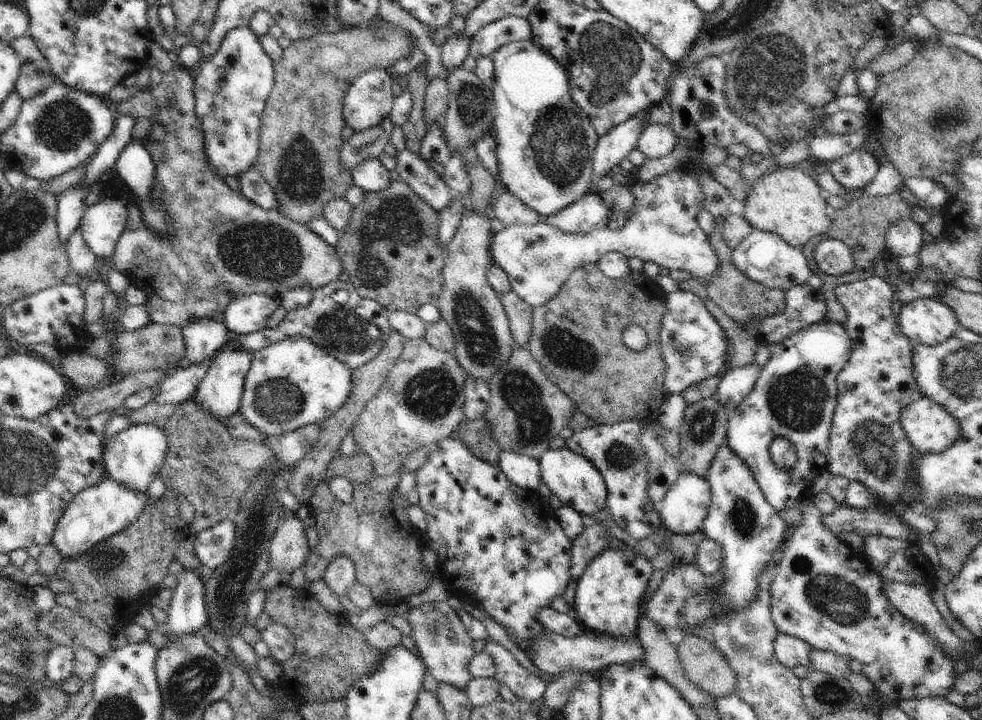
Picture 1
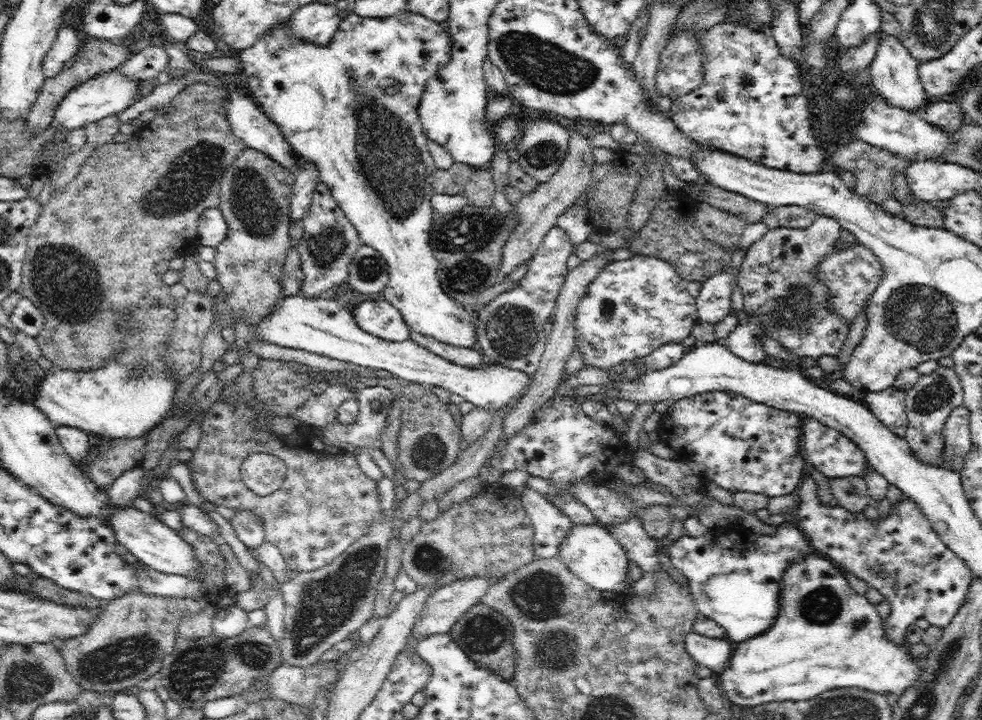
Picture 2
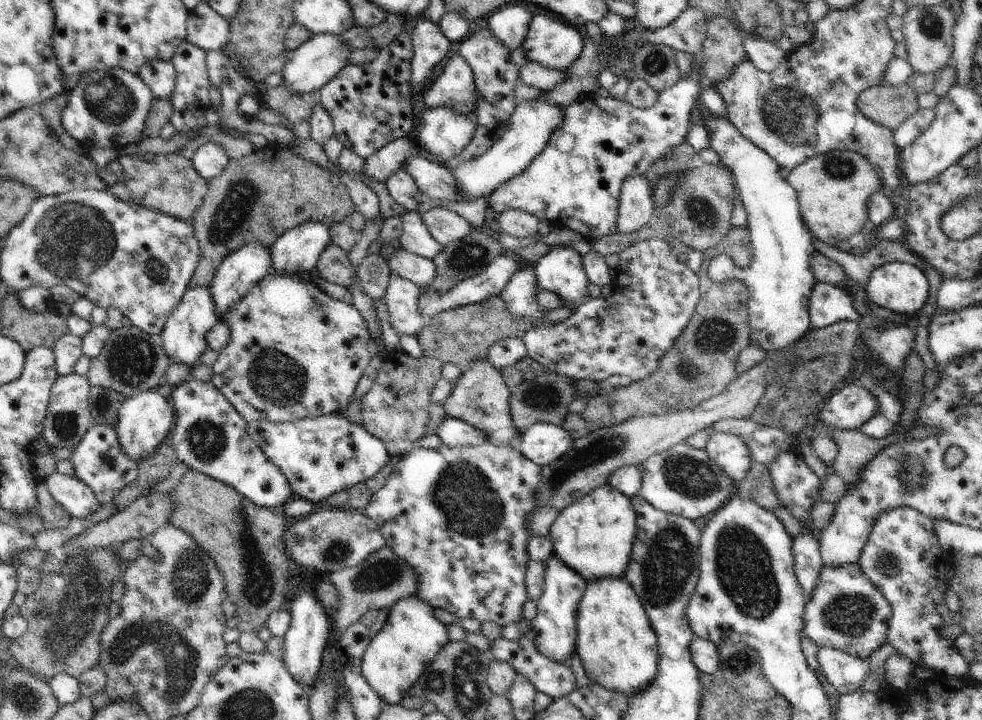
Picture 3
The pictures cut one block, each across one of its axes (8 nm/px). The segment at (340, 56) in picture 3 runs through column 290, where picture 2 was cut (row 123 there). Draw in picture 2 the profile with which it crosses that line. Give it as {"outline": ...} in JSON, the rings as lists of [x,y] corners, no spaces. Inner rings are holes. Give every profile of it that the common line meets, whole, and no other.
{"outline":[[[119,69],[110,70],[89,78],[80,84],[80,86],[74,88],[74,90],[71,90],[62,99],[55,112],[54,123],[57,123],[69,132],[78,126],[85,128],[86,124],[96,122],[101,118],[106,118],[113,114],[118,115],[119,112],[126,110],[126,108],[140,98],[140,83],[142,81],[131,80],[131,78],[122,74]]]}

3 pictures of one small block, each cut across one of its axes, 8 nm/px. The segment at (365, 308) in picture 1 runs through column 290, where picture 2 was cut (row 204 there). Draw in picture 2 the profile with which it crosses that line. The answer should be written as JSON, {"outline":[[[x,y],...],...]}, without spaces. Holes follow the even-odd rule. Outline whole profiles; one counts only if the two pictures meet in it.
{"outline":[[[321,180],[313,192],[310,210],[303,217],[304,234],[298,246],[301,266],[305,280],[302,283],[301,295],[318,298],[323,292],[344,285],[349,276],[349,267],[362,245],[358,232],[337,205],[330,189]]]}

